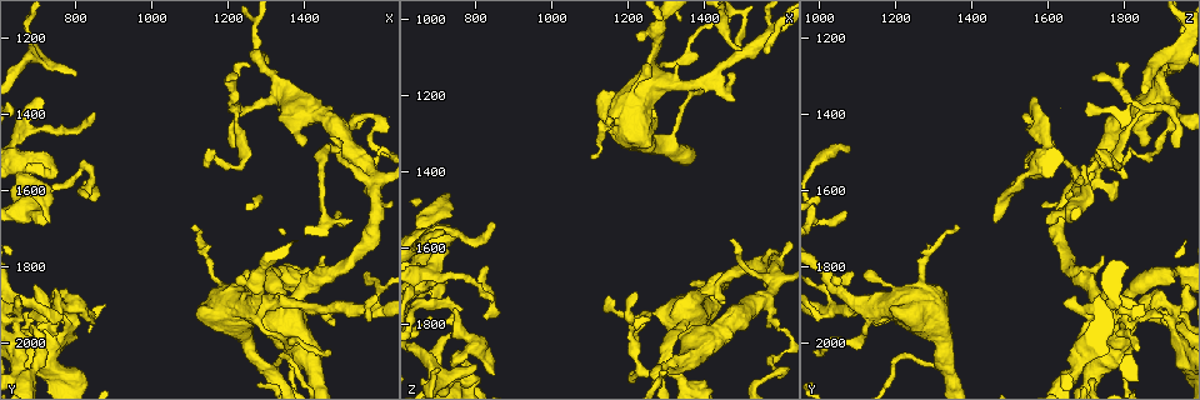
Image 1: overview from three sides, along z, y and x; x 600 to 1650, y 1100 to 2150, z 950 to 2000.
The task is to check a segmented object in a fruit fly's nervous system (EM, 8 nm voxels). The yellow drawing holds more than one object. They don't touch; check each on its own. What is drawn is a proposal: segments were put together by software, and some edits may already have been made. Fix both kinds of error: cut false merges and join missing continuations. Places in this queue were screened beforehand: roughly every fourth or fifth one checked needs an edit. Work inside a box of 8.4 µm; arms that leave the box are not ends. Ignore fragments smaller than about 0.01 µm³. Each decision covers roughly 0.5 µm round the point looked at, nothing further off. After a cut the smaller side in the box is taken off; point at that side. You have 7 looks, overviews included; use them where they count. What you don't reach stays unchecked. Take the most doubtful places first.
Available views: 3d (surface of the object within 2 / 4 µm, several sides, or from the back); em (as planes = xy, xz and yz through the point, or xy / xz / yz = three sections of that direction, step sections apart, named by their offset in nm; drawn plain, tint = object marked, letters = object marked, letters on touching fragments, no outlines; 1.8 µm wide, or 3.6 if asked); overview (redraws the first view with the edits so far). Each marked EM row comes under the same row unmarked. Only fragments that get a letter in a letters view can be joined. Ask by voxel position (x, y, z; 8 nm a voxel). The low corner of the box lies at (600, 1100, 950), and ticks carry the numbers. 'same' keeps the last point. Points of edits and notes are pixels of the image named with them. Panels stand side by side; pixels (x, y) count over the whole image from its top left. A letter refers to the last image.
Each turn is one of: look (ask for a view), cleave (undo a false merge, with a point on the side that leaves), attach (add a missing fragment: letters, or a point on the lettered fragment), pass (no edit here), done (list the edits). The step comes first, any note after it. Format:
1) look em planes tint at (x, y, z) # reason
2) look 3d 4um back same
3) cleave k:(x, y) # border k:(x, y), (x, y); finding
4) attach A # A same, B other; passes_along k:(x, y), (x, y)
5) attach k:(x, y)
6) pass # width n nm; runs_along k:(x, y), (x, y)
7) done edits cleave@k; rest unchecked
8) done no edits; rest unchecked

look em xz step 8 letters at (805, 1295, 1905) # an open end

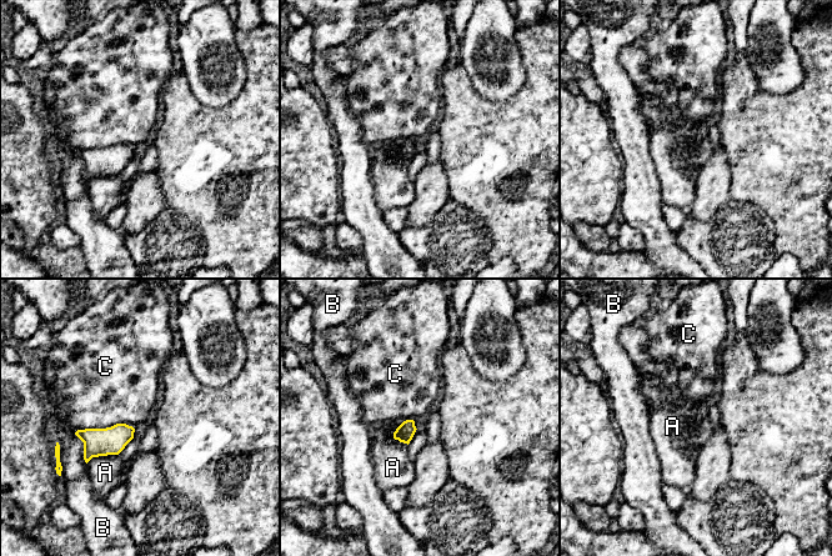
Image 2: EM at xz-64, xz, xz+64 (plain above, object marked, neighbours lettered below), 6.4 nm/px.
look em planes letters same # another direction

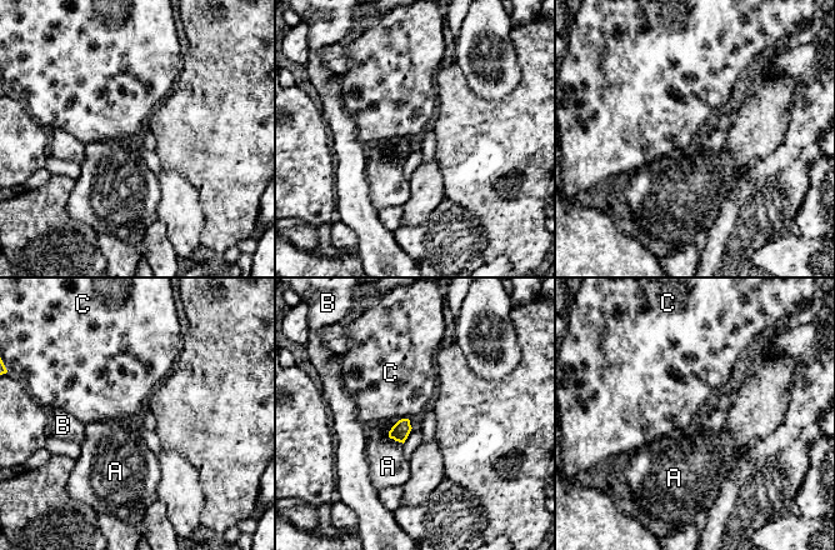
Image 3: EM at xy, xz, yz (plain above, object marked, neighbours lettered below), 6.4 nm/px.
pass # width 120 nm; A other, B other, C other; none of them fits

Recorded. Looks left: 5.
look 3d 2um at (855, 1400, 1545) # thin end

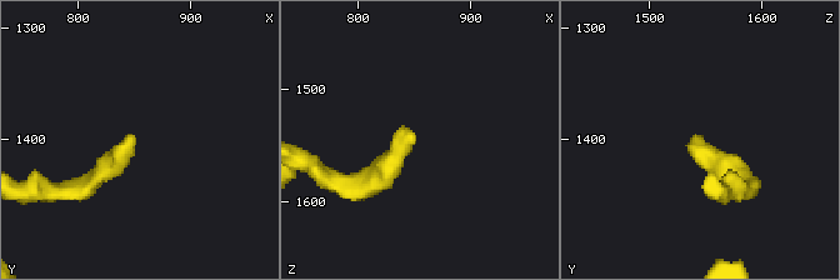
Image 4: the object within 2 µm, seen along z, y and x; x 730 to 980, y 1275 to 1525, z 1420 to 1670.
look em planes letters at (848, 1398, 1542)

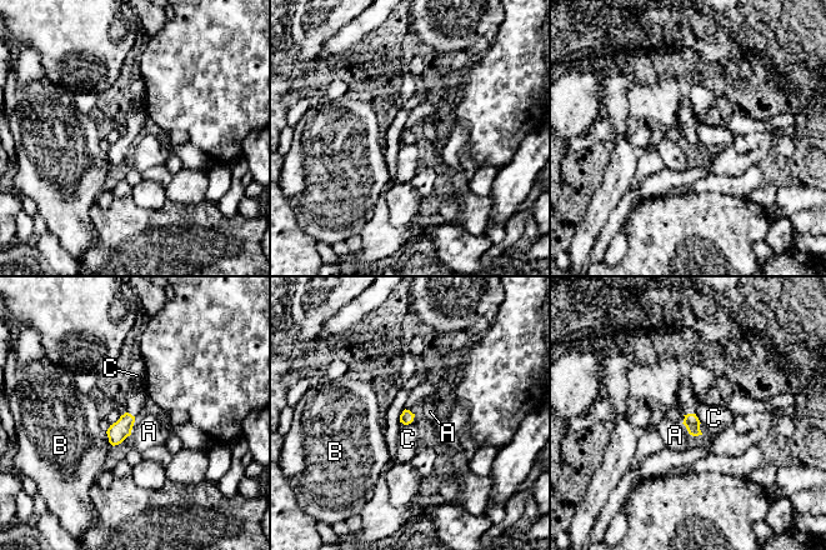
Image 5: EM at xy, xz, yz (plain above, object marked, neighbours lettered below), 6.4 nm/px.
pass # A other, B other, C other; no lettered fragment goes on from it

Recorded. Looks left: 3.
look em yz step 4 tint at (795, 1900, 1855) # touches itself

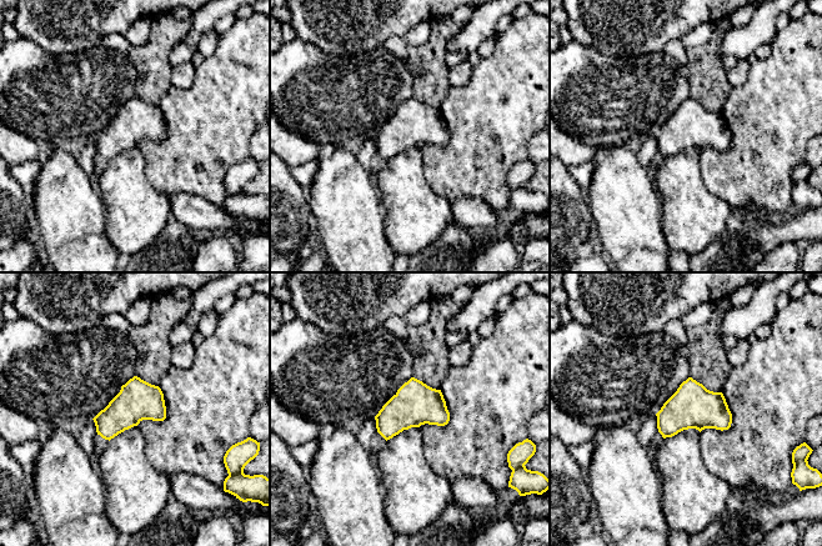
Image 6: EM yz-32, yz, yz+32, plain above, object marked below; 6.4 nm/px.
look em planes letters same

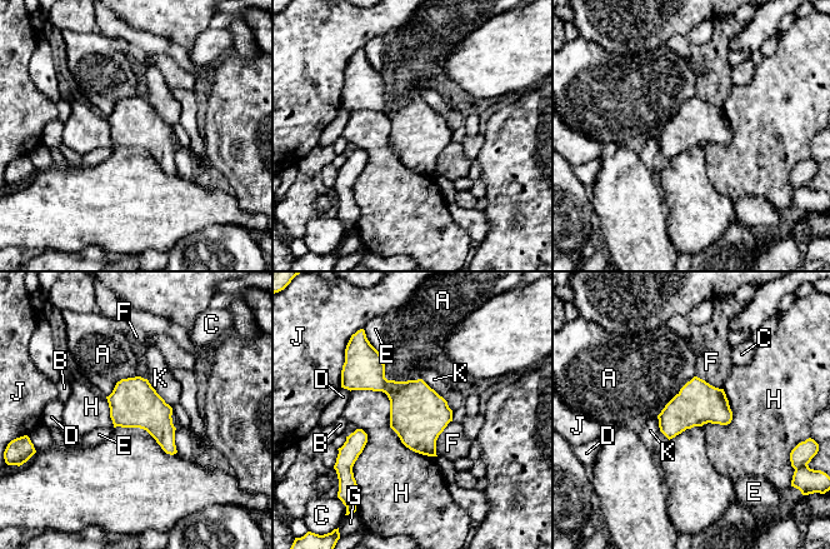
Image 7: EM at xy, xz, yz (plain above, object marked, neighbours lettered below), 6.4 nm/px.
pass # A other, B other, C other, D other, E other, F other, G other, H other, J other, K other; border 7:(350, 390), (435, 457); one neuron here

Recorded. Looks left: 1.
done no edits; rest unchecked

